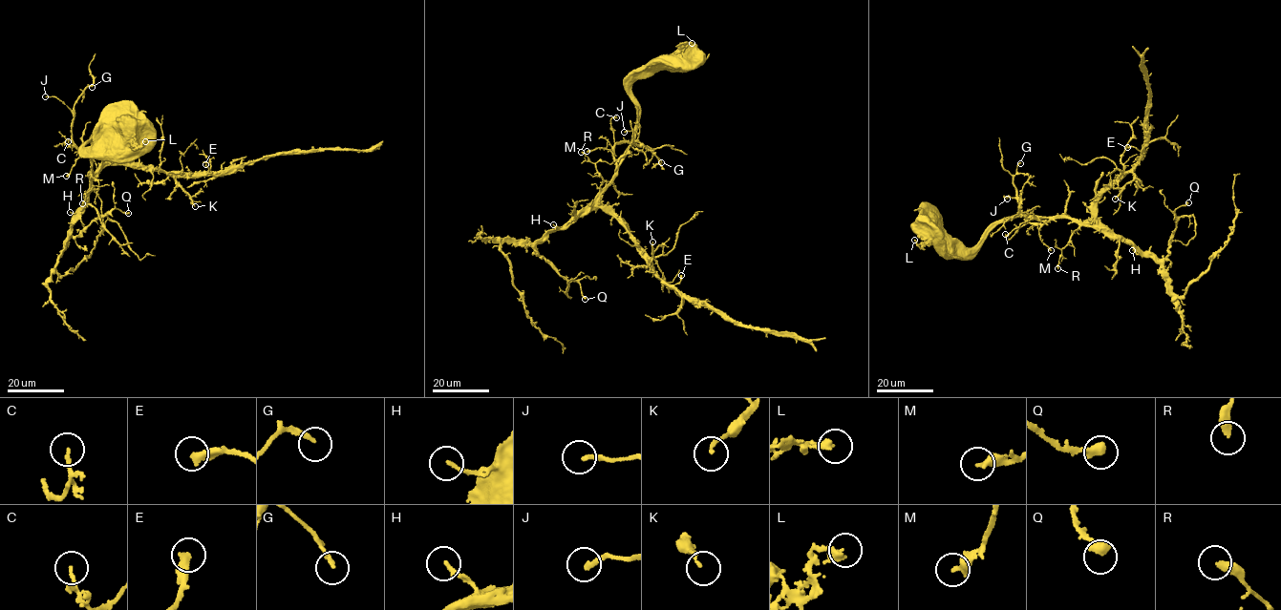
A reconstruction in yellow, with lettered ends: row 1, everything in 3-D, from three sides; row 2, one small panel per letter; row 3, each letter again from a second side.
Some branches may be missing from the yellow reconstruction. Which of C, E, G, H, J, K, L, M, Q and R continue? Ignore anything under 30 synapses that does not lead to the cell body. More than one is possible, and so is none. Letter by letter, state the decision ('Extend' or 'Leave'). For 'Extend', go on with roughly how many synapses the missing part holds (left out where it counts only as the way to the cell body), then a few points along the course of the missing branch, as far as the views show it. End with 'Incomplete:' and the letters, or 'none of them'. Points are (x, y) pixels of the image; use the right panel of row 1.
C: Leave
E: Leave
G: Leave
H: Leave
J: Leave
K: Leave
L: Leave
M: Leave
Q: Leave
R: Leave
Incomplete: none of them

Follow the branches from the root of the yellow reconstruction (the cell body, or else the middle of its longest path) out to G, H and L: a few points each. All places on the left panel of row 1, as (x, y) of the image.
G: (129, 125), (85, 148), (90, 137), (88, 155), (75, 146), (74, 105), (85, 88), (92, 87)
H: (129, 125), (91, 146), (84, 146), (92, 138), (93, 174), (82, 204), (75, 212), (70, 212)
L: (129, 125), (126, 124), (124, 132), (134, 142), (138, 146), (145, 141)

